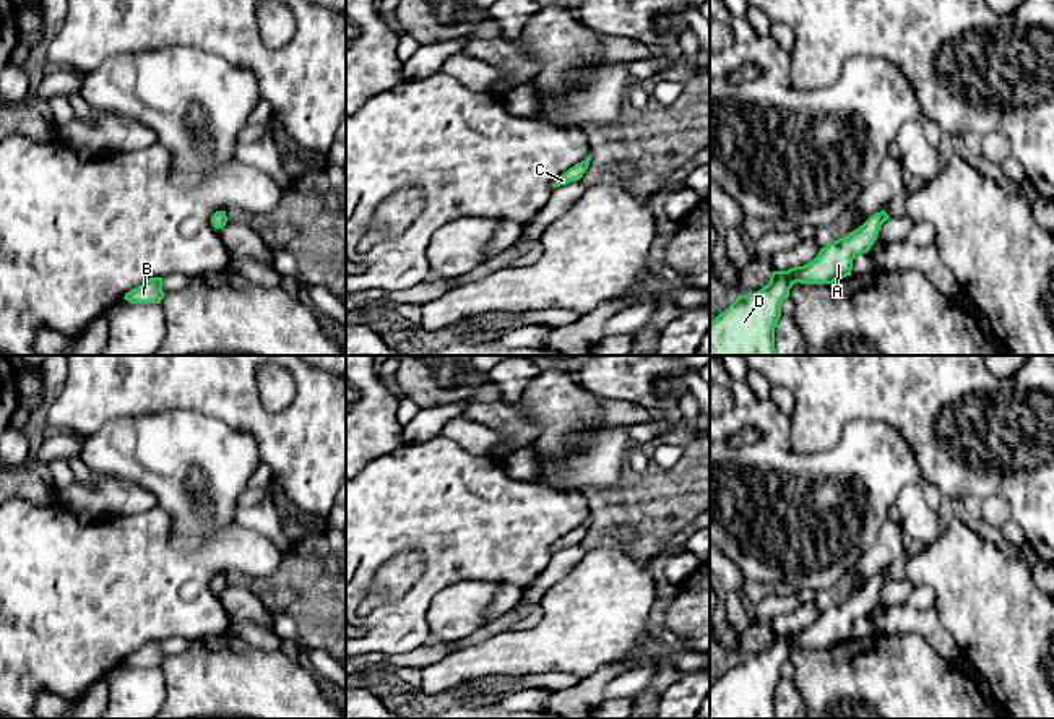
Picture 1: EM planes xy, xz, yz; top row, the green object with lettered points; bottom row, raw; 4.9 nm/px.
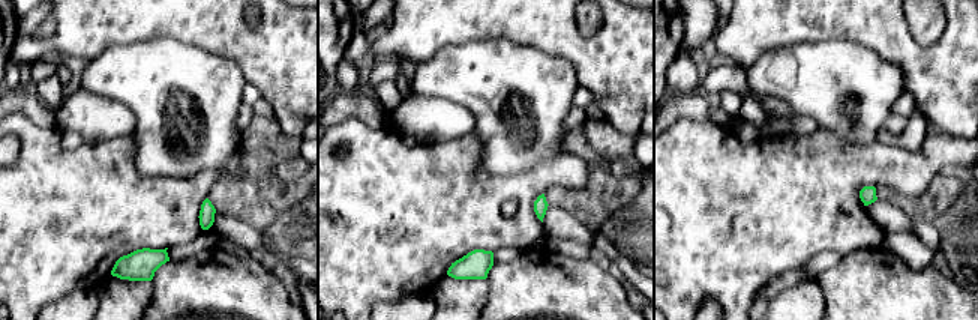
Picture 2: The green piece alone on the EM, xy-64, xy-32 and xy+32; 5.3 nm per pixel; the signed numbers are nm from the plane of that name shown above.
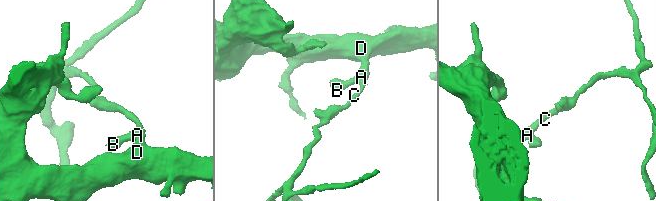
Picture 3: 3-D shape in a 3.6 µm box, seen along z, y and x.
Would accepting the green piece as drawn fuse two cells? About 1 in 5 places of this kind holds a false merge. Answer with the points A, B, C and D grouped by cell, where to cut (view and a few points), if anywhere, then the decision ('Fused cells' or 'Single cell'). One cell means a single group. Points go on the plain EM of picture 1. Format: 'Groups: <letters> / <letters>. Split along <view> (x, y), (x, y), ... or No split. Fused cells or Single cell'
Groups: A B C D. No split. Single cell

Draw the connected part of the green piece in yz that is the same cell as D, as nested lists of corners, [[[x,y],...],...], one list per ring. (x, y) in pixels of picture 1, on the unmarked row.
[[[883,573],[875,576],[846,601],[820,612],[810,626],[773,635],[760,654],[739,659],[710,687],[710,719],[778,719],[775,691],[789,652],[796,646],[833,648],[851,639],[853,623],[870,614],[887,583]]]

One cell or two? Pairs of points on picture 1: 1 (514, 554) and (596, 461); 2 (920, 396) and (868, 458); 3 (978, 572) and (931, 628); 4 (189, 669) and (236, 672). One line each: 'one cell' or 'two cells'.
1: two cells
2: two cells
3: two cells
4: one cell

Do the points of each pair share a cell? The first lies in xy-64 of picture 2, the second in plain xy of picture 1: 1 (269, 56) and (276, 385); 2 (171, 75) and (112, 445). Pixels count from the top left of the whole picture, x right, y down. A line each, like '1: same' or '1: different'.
1: different
2: same

